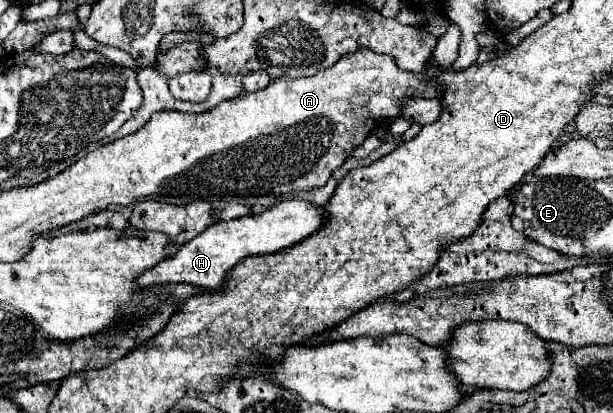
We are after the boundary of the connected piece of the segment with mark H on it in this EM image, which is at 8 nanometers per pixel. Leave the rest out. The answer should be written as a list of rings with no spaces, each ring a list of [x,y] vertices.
[[[302,199],[282,201],[260,215],[248,215],[240,219],[214,223],[206,227],[202,235],[196,235],[194,239],[190,239],[190,243],[180,245],[176,253],[172,253],[170,257],[162,259],[158,265],[154,265],[152,269],[136,277],[136,285],[144,289],[152,285],[166,285],[166,283],[190,283],[202,289],[220,289],[228,281],[228,273],[244,257],[282,251],[302,241],[304,237],[316,233],[322,227],[322,223],[324,223],[324,213],[312,203]]]

